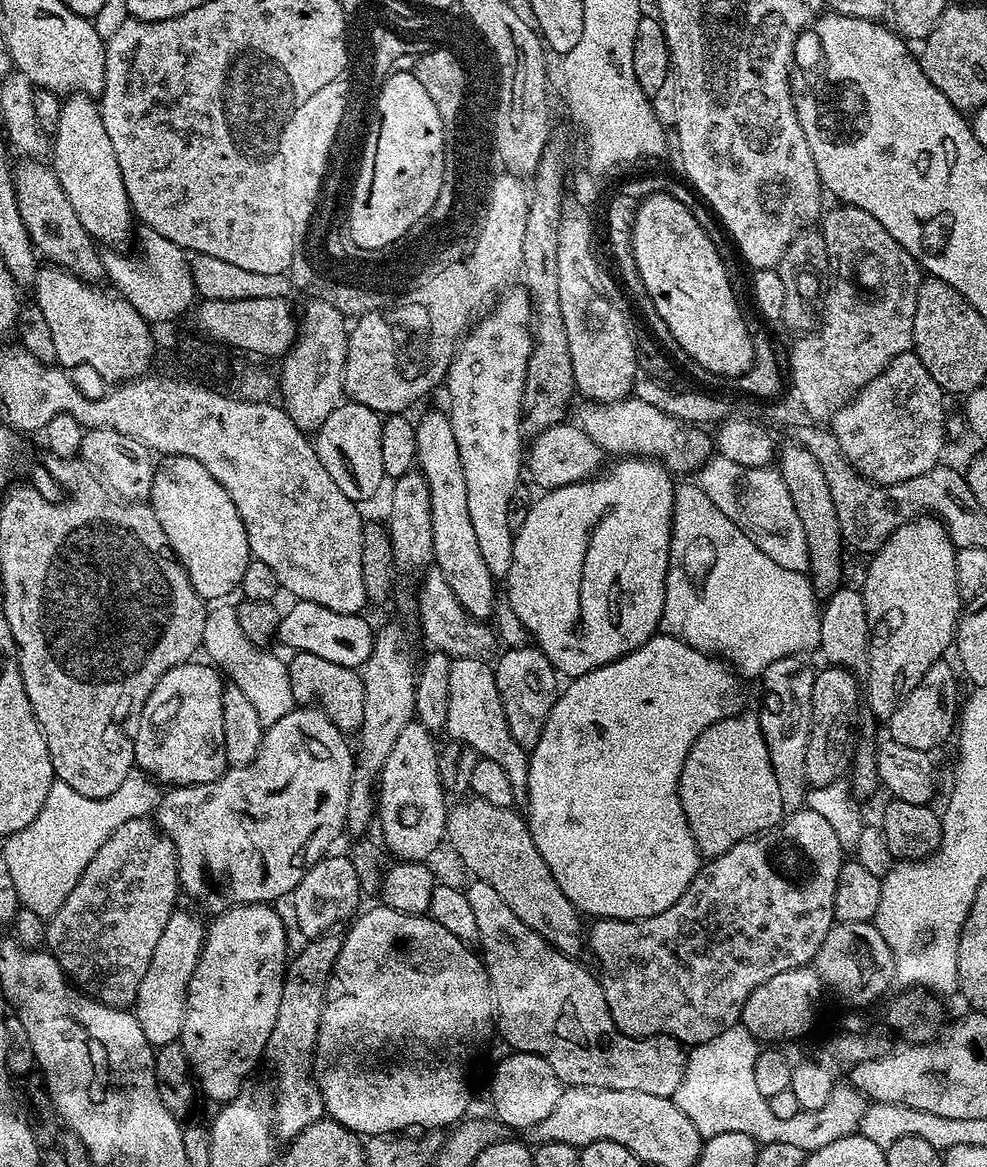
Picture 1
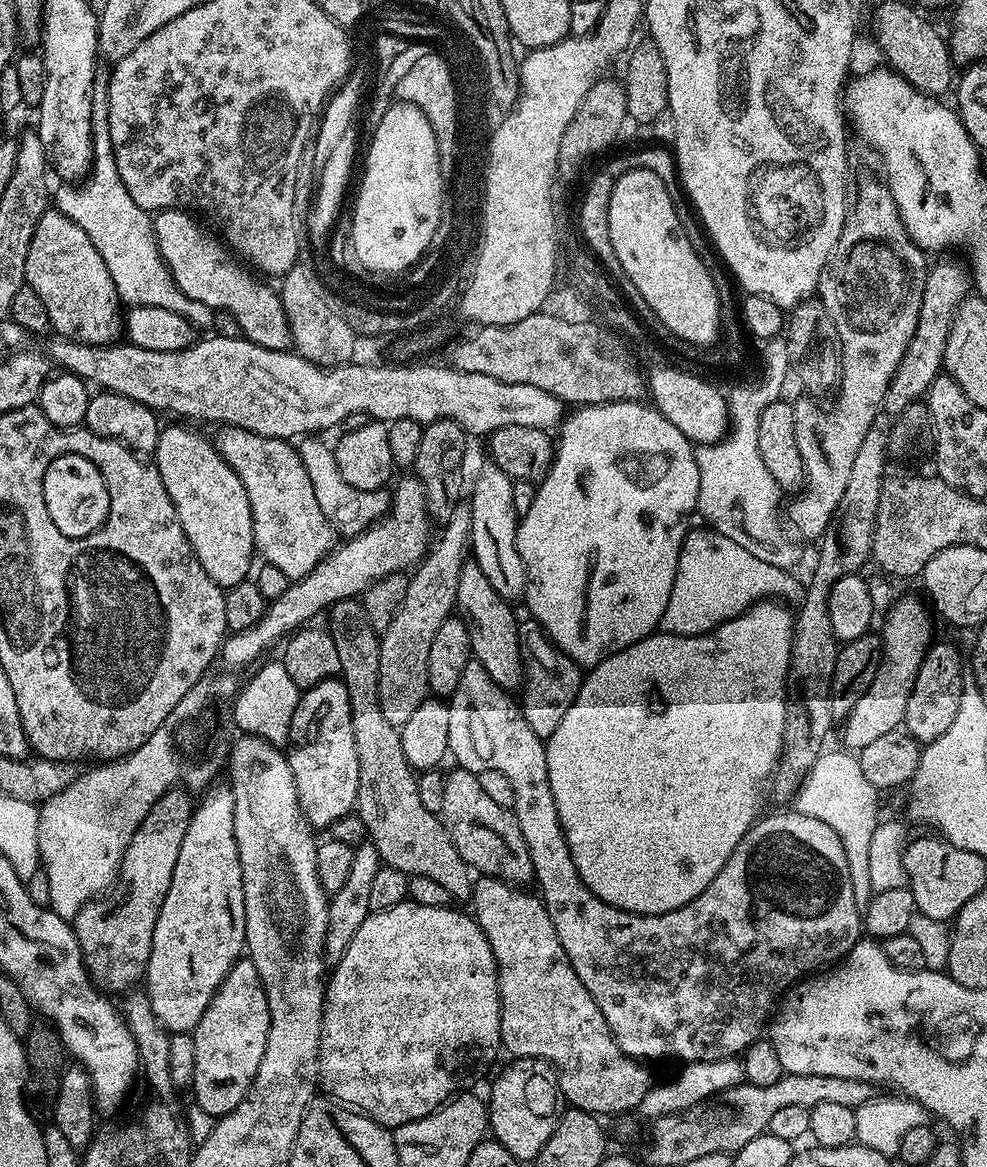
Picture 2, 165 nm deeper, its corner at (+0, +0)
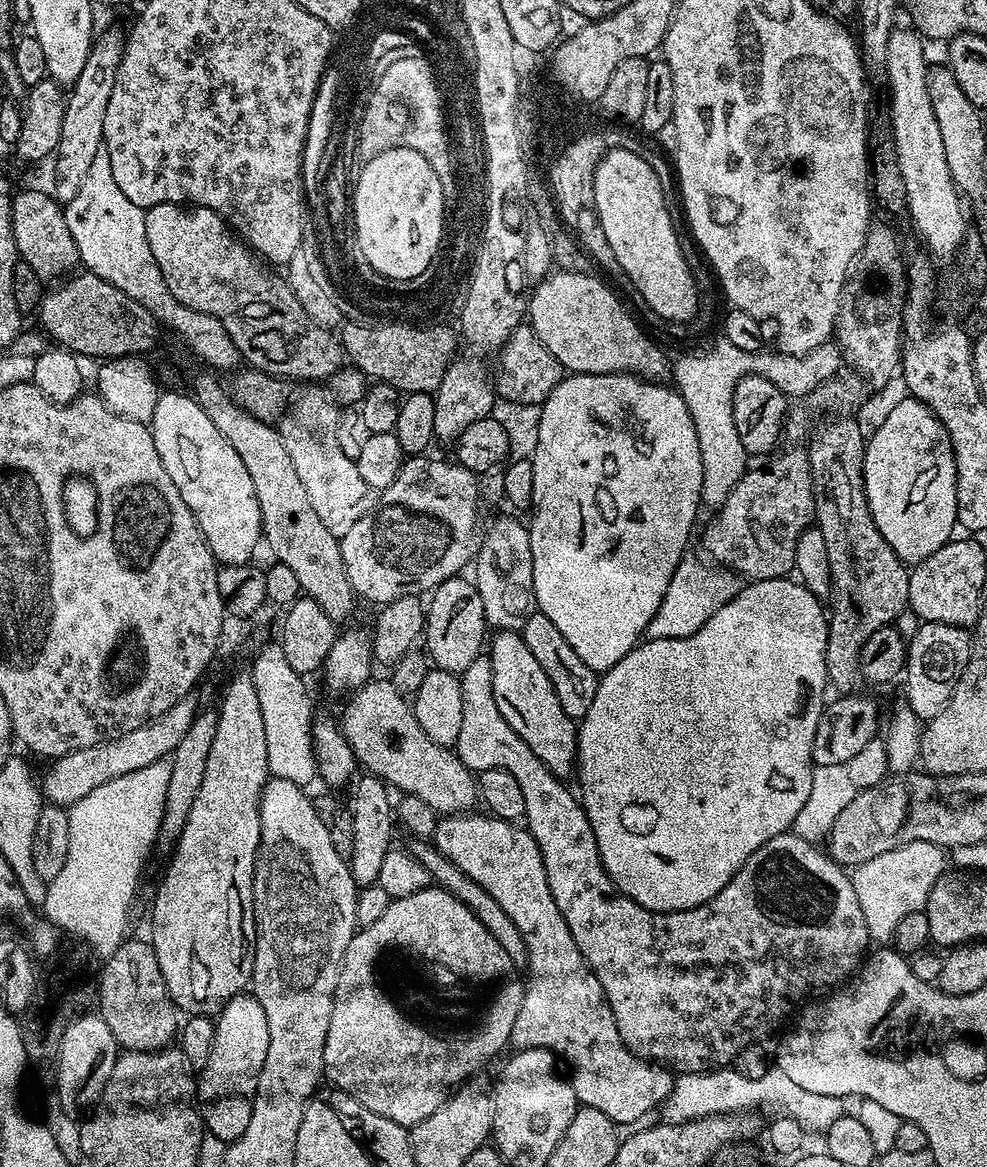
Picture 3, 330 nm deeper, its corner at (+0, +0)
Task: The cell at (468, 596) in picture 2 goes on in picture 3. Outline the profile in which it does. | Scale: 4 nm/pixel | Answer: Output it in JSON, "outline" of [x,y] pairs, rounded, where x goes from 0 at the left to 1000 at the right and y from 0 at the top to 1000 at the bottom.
{"outline":[[[504,541],[499,545],[503,546],[499,548],[497,546],[492,560],[496,564],[496,574],[501,574],[501,602],[505,602],[505,609],[509,615],[513,615],[517,626],[545,646],[560,663],[568,667],[579,666],[584,656],[585,618],[569,608],[561,588],[557,581],[553,581],[553,574],[549,574],[541,560],[537,560],[537,554],[533,554],[530,544]]]}

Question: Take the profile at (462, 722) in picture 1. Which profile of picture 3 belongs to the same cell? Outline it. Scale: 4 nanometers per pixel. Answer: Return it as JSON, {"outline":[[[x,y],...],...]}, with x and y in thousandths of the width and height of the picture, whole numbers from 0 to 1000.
{"outline":[[[493,560],[480,564],[480,567],[476,567],[476,571],[472,571],[472,574],[465,577],[465,580],[468,588],[468,626],[464,629],[464,636],[460,638],[460,644],[466,649],[466,652],[480,663],[504,658],[505,660],[517,660],[517,663],[521,663],[521,667],[525,667],[525,674],[529,674],[529,685],[533,686],[533,698],[531,698],[533,709],[541,718],[541,722],[545,722],[545,728],[549,732],[549,742],[553,742],[553,756],[557,759],[557,766],[561,766],[565,783],[569,783],[569,787],[573,787],[573,793],[578,793],[578,800],[582,800],[582,807],[586,807],[586,814],[590,814],[590,821],[600,829],[600,833],[606,838],[612,853],[616,856],[616,861],[622,869],[622,876],[626,879],[626,886],[632,895],[641,903],[652,908],[668,910],[689,920],[723,919],[737,915],[745,909],[747,903],[756,900],[756,896],[777,892],[777,888],[784,887],[786,883],[789,885],[791,883],[790,877],[802,866],[805,868],[816,859],[856,842],[872,829],[873,823],[880,815],[881,803],[877,797],[877,787],[873,787],[873,776],[869,776],[869,766],[865,766],[862,750],[848,740],[838,729],[831,728],[830,730],[827,728],[830,726],[824,721],[809,718],[801,711],[788,715],[784,718],[780,718],[780,722],[768,725],[768,728],[764,728],[764,732],[760,732],[760,735],[756,735],[756,739],[748,746],[748,749],[744,749],[744,752],[740,752],[740,756],[736,756],[736,759],[732,759],[732,763],[727,763],[727,766],[723,766],[723,769],[719,769],[719,773],[706,778],[690,781],[660,781],[646,776],[646,773],[642,773],[637,768],[631,768],[610,742],[602,711],[598,708],[596,699],[592,697],[592,690],[588,688],[585,680],[581,676],[579,679],[571,673],[574,671],[568,666],[560,663],[547,652],[545,646],[541,646],[541,643],[537,643],[537,639],[533,639],[533,636],[529,636],[529,632],[525,632],[525,629],[521,629],[521,626],[517,626],[513,615],[509,615],[509,611],[505,609],[505,602],[501,602],[501,574],[496,574],[496,564]]]}

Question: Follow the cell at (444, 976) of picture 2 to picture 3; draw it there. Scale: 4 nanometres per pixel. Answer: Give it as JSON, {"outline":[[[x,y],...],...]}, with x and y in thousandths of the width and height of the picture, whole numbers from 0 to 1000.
{"outline":[[[436,760],[432,763],[424,763],[424,766],[415,766],[415,769],[399,771],[397,775],[379,790],[379,793],[365,795],[357,803],[355,811],[349,818],[349,823],[344,829],[342,845],[338,851],[338,859],[334,865],[334,883],[330,883],[330,896],[328,897],[328,922],[333,930],[339,931],[345,936],[353,936],[371,951],[379,951],[379,955],[387,955],[387,958],[395,958],[395,961],[403,961],[410,965],[416,965],[436,958],[444,948],[448,948],[458,938],[460,933],[471,928],[493,908],[498,908],[512,897],[516,897],[519,883],[521,883],[521,872],[525,872],[525,865],[529,862],[531,854],[531,840],[523,834],[524,827],[505,811],[501,800],[484,790],[481,783],[460,766],[456,766],[450,761]]]}

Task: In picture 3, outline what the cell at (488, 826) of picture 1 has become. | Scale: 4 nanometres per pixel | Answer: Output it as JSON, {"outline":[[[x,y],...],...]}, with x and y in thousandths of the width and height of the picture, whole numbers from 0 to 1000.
{"outline":[[[374,582],[368,589],[356,594],[354,600],[357,601],[350,605],[349,614],[343,614],[342,617],[362,652],[368,657],[370,655],[373,657],[370,659],[376,664],[385,666],[398,676],[406,675],[406,680],[428,684],[428,687],[432,687],[432,691],[436,691],[447,700],[477,697],[481,693],[478,692],[484,689],[483,666],[466,652],[458,641],[449,641],[444,639],[444,636],[436,636],[436,632],[432,632],[432,629],[424,622],[424,615],[417,610],[416,602],[411,599],[410,594],[398,588],[396,582],[381,582]]]}

